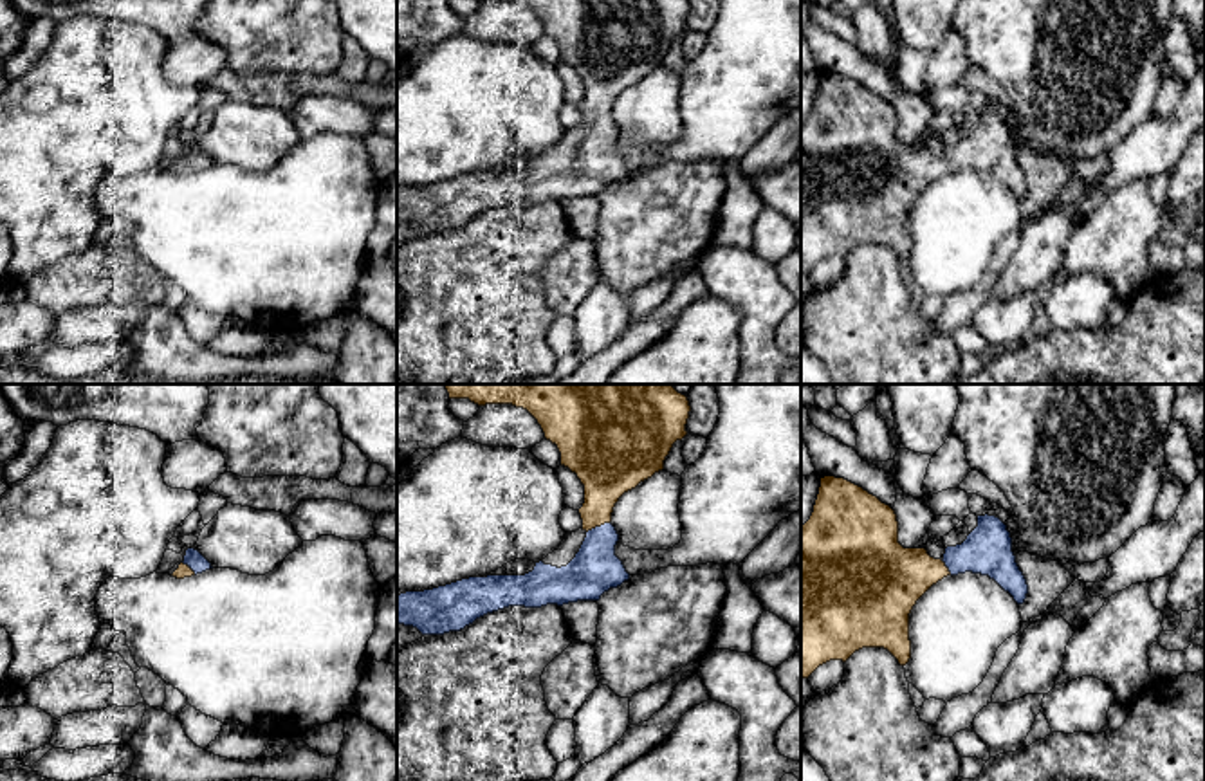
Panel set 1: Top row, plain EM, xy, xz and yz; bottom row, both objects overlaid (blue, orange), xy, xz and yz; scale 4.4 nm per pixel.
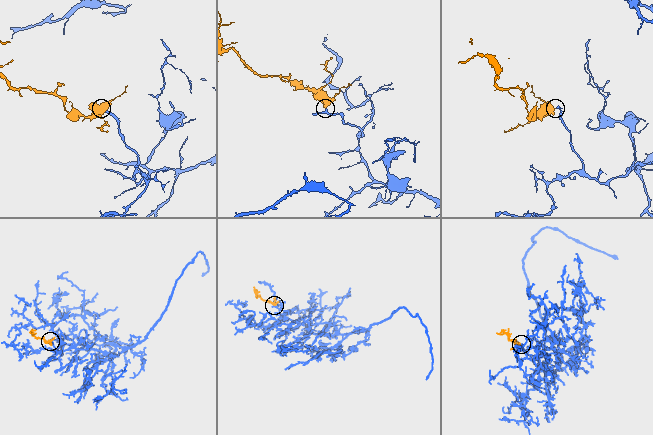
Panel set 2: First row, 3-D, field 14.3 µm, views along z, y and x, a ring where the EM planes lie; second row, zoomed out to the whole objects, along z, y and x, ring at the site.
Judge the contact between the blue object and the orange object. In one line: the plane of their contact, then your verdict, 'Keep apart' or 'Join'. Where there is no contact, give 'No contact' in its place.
Touches blue in xz. Join

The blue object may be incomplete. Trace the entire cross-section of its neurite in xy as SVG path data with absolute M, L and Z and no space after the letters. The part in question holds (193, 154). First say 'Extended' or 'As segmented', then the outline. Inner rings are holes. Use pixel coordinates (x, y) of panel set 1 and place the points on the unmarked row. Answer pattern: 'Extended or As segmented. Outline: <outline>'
Extended. Outline: M188 144L184 157L171 170L177 175L191 173L213 164L211 159L195 144Z

